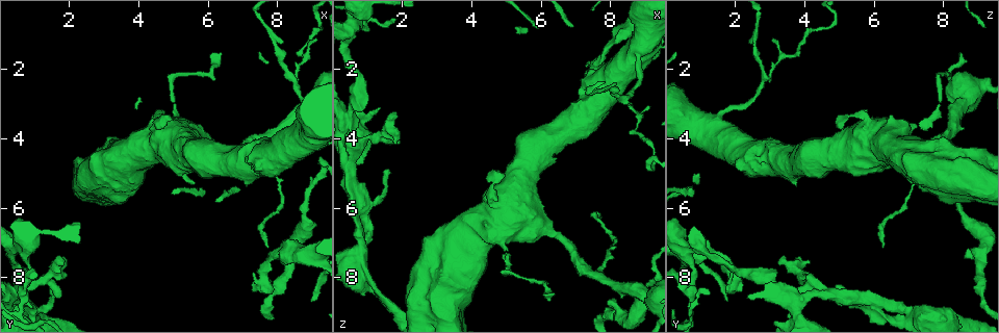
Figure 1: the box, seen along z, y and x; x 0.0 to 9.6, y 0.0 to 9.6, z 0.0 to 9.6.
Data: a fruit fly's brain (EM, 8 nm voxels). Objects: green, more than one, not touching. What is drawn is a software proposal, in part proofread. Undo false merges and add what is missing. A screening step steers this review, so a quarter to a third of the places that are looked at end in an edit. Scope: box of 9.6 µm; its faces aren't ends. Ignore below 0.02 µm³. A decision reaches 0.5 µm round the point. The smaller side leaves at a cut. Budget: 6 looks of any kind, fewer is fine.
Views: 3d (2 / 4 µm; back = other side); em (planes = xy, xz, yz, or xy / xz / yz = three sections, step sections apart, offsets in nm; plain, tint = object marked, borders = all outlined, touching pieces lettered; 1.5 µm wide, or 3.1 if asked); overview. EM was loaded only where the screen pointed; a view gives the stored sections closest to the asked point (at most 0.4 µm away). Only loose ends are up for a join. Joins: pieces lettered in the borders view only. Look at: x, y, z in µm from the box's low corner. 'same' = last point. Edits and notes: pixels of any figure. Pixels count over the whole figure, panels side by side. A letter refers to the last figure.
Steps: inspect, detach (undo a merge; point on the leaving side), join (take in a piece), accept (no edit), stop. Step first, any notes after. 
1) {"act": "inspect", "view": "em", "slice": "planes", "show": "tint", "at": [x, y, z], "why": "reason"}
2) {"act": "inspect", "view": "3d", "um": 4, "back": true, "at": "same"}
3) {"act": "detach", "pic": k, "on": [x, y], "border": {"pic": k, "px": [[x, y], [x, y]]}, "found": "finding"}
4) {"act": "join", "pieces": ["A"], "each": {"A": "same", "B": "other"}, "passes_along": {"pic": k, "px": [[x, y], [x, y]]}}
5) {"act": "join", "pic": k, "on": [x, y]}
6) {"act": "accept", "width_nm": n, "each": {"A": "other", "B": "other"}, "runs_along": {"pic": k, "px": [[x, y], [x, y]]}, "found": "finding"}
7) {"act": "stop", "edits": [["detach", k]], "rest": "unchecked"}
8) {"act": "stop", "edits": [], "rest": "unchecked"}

{"act": "inspect", "view": "em", "slice": "xy", "step": 4, "show": "tint", "at": [6.35, 1.55, 8.50], "why": "thin end"}

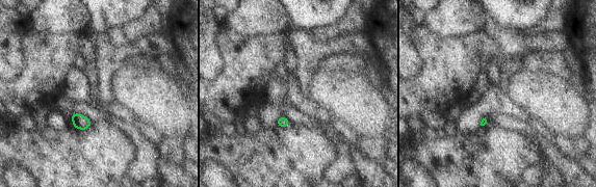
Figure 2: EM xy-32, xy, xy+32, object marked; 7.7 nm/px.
{"act": "inspect", "view": "em", "slice": "planes", "show": "borders", "at": "same", "why": "another direction"}

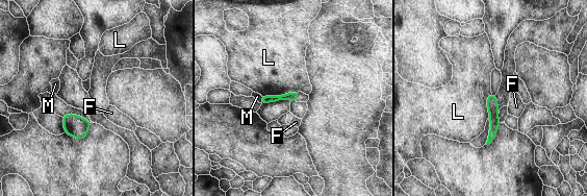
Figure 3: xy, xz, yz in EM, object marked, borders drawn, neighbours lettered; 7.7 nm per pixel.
{"act": "accept", "each": {"F": "other", "L": "other", "M": "other"}, "runs_along": {"pic": 3, "px": [[492, 97], [493, 130], [490, 138]]}, "found": "no lettered piece goes on from it"}

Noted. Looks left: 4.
{"act": "inspect", "view": "em", "slice": "planes", "show": "borders", "at": [9.00, 8.60, 1.85]}

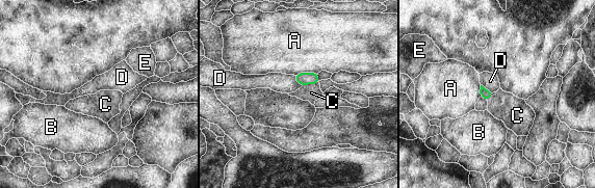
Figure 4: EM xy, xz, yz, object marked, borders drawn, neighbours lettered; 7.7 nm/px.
{"act": "join", "pieces": ["C"], "width_nm": 80, "each": {"A": "other", "B": "other", "C": "same", "D": "other", "E": "other"}, "passes_along": {"pic": 4, "px": [[302, 78], [310, 83], [311, 92]]}, "found": "it goes on there"}

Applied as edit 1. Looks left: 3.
{"act": "inspect", "view": "3d", "um": 2, "at": [8.50, 2.40, 2.75], "why": "a fork"}

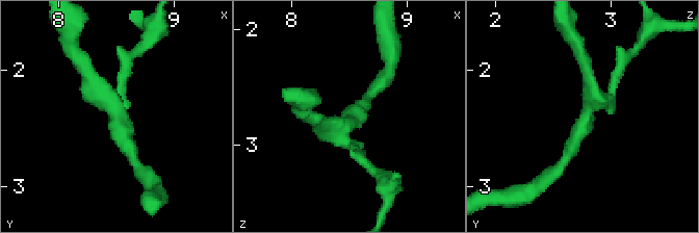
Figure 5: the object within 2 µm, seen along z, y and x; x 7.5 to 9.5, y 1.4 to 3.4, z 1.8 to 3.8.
{"act": "inspect", "view": "em", "slice": "xz", "step": 8, "show": "tint", "at": [8.50, 2.36, 2.80]}

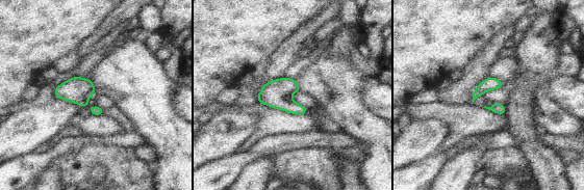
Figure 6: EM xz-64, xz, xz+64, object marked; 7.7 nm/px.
{"act": "inspect", "view": "em", "slice": "planes", "show": "borders", "at": "same", "why": "another direction"}

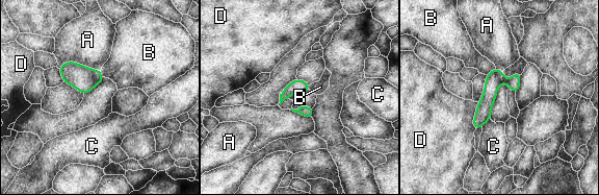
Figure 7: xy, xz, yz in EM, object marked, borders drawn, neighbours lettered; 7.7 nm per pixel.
{"act": "accept", "width_nm": 100, "each": {"A": "other", "B": "other", "C": "other", "D": "other"}, "runs_along": {"pic": 7, "px": [[517, 75], [491, 90], [476, 125]]}, "found": "all the same neuron"}

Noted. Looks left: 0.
{"act": "stop", "edits": [["join", 4]], "rest": "unchecked"}

